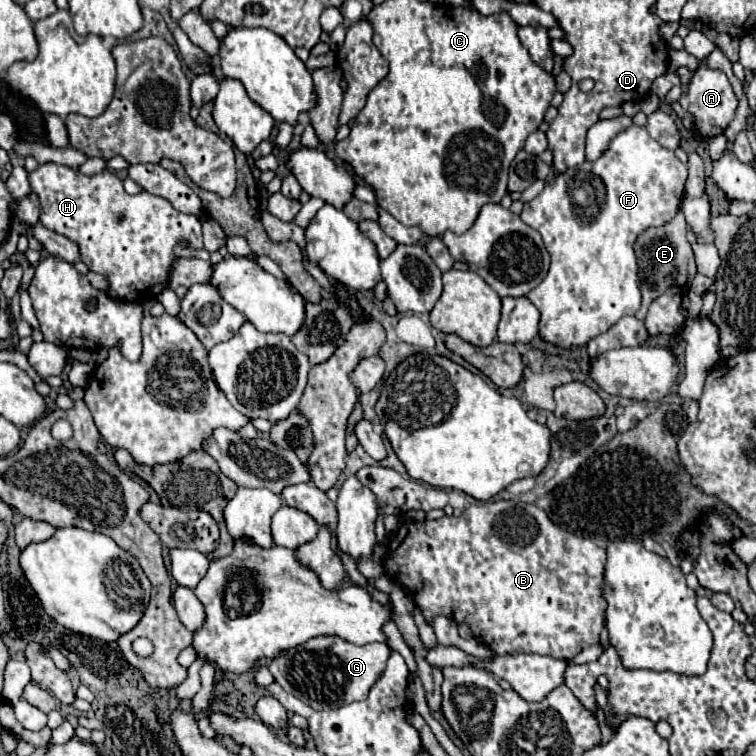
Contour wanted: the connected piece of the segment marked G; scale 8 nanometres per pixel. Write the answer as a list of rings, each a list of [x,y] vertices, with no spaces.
[[[320,635],[294,649],[288,649],[286,653],[280,653],[270,663],[270,673],[274,675],[276,683],[282,685],[282,689],[312,709],[338,709],[342,705],[368,697],[370,689],[386,669],[390,651],[392,649],[386,643],[354,645],[336,635]]]

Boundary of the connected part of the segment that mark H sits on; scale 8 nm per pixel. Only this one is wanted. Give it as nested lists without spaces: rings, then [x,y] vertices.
[[[44,163],[30,173],[30,185],[42,205],[40,223],[78,241],[82,261],[90,271],[106,277],[106,293],[114,299],[144,303],[156,297],[168,285],[174,247],[180,239],[188,239],[194,249],[202,249],[202,227],[196,215],[180,213],[170,201],[146,191],[128,195],[122,179],[108,169],[86,177],[66,165]]]

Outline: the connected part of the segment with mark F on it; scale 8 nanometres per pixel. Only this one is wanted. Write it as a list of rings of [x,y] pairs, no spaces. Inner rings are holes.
[[[632,125],[630,129],[618,133],[618,137],[614,137],[614,141],[610,143],[610,149],[602,153],[598,161],[590,163],[590,169],[594,169],[594,175],[598,175],[606,187],[606,203],[600,209],[600,213],[594,217],[594,225],[592,223],[584,225],[576,221],[574,207],[566,191],[564,175],[558,175],[554,181],[546,183],[540,195],[524,203],[520,215],[520,219],[526,225],[530,225],[542,235],[544,245],[552,257],[552,265],[546,279],[542,281],[542,285],[538,285],[538,289],[532,289],[528,293],[528,299],[540,311],[538,335],[542,341],[558,345],[562,349],[584,347],[590,339],[606,333],[624,315],[634,315],[640,309],[634,241],[644,229],[652,225],[662,225],[674,217],[674,213],[680,207],[684,195],[684,183],[686,183],[686,165],[678,161],[674,151],[662,147],[646,133],[644,127],[638,125]]]

